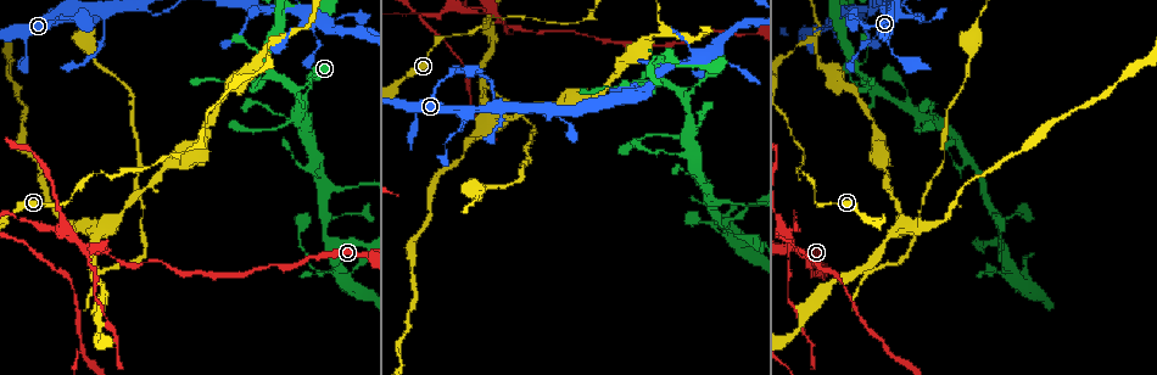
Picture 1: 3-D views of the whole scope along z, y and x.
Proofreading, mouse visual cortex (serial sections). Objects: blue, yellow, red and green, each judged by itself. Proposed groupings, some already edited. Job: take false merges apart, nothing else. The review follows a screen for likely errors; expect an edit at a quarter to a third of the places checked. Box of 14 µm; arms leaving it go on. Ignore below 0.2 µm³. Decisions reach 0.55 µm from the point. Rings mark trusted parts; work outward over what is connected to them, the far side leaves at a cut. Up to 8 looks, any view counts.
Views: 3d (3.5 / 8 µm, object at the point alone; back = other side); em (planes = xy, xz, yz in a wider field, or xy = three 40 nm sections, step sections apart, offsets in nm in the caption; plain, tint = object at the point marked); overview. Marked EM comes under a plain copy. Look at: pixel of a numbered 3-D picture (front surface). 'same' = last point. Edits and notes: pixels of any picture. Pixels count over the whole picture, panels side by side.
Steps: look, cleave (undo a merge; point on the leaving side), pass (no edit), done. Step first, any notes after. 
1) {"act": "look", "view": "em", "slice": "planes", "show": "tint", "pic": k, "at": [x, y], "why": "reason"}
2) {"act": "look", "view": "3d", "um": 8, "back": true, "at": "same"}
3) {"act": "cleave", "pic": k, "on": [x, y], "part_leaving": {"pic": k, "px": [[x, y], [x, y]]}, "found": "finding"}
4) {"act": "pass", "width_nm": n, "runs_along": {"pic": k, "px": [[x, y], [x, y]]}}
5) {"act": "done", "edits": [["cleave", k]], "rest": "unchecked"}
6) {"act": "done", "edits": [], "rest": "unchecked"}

{"act": "look", "view": "3d", "um": 3.5, "pic": 1, "at": [77, 190], "why": "thin neck"}

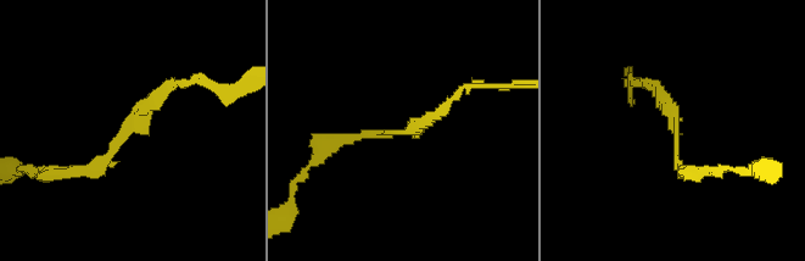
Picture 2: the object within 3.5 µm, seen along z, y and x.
{"act": "pass", "runs_along": {"pic": 2, "px": [[63, 171], [105, 164], [179, 84]]}, "found": "continuous, no second cell"}

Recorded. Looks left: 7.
{"act": "look", "view": "3d", "um": 8, "pic": 1, "at": [805, 156], "why": "a narrow waist"}

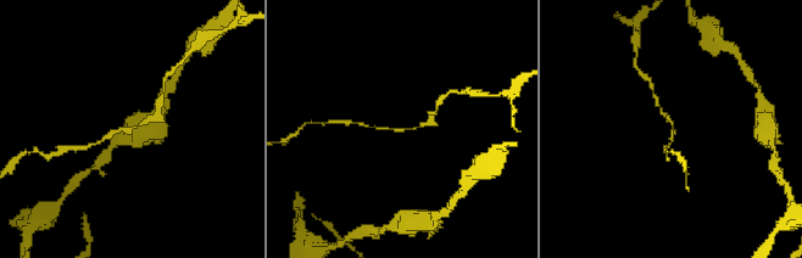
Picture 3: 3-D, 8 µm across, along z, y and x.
{"act": "look", "view": "3d", "um": 3.5, "pic": 3, "at": [134, 127]}

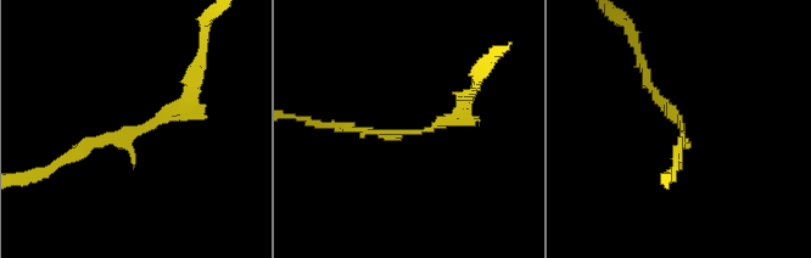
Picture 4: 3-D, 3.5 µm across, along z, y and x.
{"act": "look", "view": "em", "slice": "xy", "step": 1, "show": "tint", "pic": 4, "at": [142, 132], "arm_widths_nm": [150, 150]}

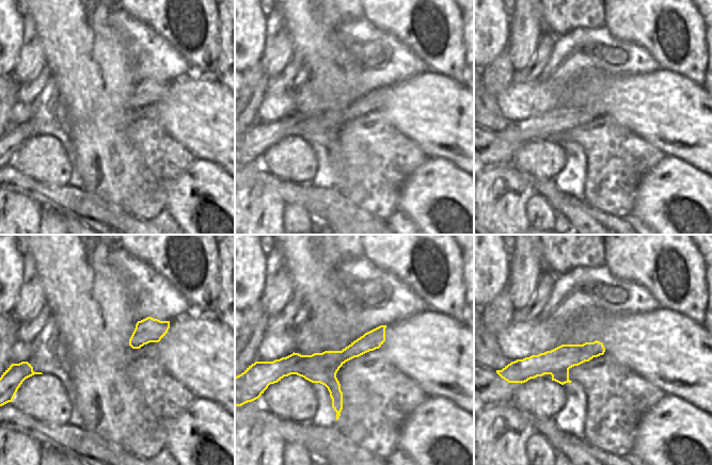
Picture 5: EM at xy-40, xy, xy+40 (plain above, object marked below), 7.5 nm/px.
{"act": "pass", "runs_along": {"pic": 4, "px": [[67, 160], [150, 130], [191, 85]]}, "found": "all the same cell"}

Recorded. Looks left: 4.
{"act": "look", "view": "3d", "um": 8, "pic": 1, "at": [811, 38], "why": "abrupt turn"}

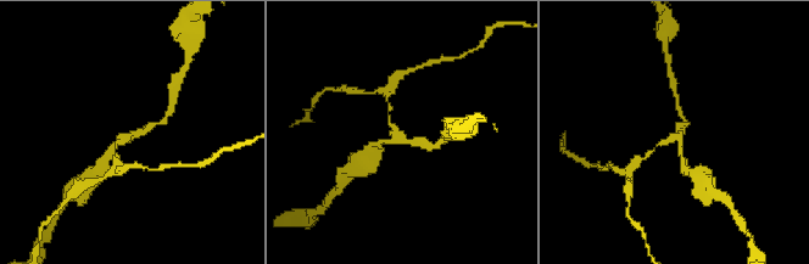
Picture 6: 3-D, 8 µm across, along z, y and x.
{"act": "look", "view": "3d", "um": 3.5, "pic": 6, "at": [126, 138]}

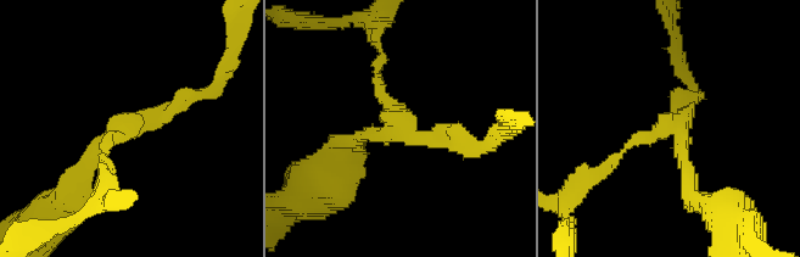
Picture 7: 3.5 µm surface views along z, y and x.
{"act": "look", "view": "em", "slice": "xy", "step": 1, "show": "tint", "pic": 7, "at": [392, 118], "arms": 3, "arm_widths_nm": [100, 200, 200], "why": "now the EM"}

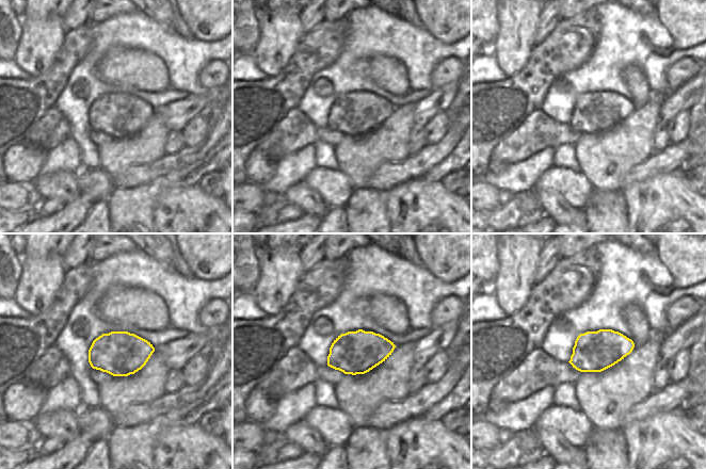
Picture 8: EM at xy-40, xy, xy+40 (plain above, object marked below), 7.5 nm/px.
{"act": "cleave", "pic": 7, "on": [183, 100], "part_leaving": {"pic": 7, "px": [[678, 128], [687, 191], [719, 210]]}, "found": "two cells meet here"}

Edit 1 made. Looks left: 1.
{"act": "done", "edits": [["cleave", 7]], "rest": "unchecked"}

